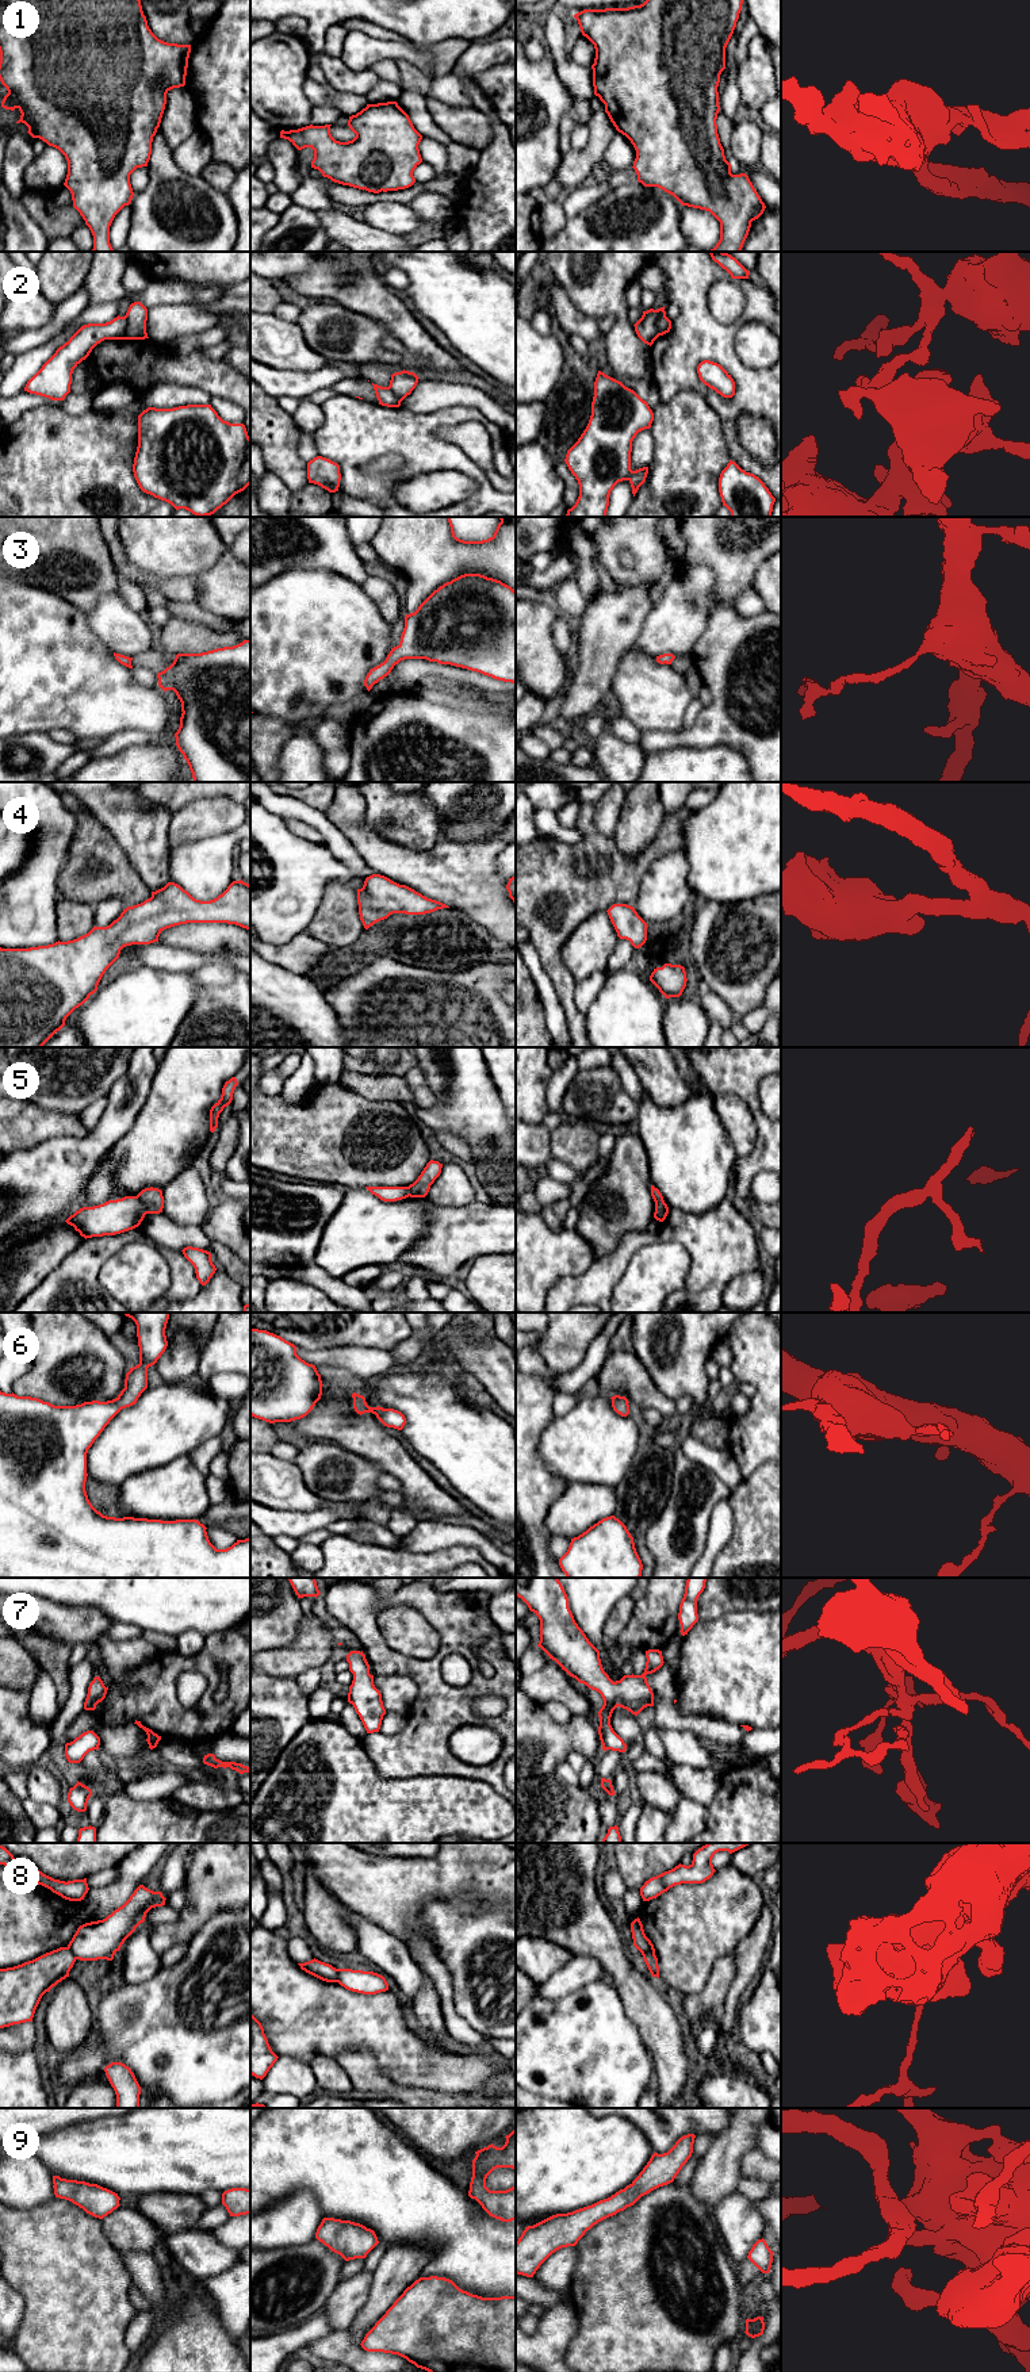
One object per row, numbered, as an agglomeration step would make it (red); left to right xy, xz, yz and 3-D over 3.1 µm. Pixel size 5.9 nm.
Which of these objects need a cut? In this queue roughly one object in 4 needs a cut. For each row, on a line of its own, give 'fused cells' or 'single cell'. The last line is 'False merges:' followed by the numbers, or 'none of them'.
1: single cell
2: fused cells
3: single cell
4: single cell
5: fused cells
6: single cell
7: single cell
8: fused cells
9: single cell
False merges: 2, 5, 8

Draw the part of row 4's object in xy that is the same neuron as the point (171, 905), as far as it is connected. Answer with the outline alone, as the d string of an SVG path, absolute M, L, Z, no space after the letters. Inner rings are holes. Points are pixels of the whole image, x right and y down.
M241 880L233 881L217 898L200 901L180 885L168 882L152 892L150 898L123 909L110 926L95 926L77 939L30 949L0 947L0 1047L42 1047L65 1026L66 1018L97 990L103 974L119 958L123 947L158 942L164 930L187 923L227 923L250 931L250 885Z

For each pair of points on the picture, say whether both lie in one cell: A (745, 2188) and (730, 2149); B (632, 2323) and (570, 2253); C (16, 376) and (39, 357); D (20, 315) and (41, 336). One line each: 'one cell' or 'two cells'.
A: two cells
B: two cells
C: one cell
D: two cells

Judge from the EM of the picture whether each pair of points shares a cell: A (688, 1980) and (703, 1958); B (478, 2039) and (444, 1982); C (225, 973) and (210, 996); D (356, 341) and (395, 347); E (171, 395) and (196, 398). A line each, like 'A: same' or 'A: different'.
A: same
B: same
C: different
D: different
E: same

